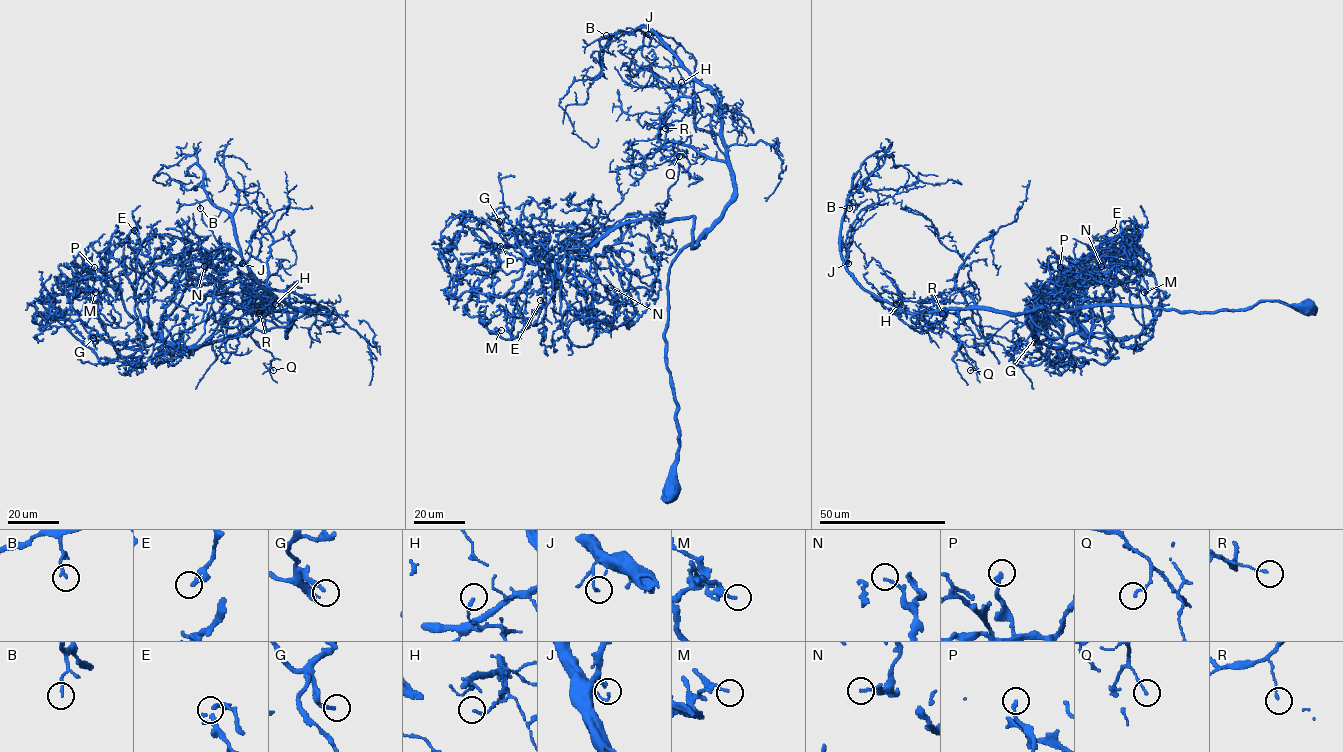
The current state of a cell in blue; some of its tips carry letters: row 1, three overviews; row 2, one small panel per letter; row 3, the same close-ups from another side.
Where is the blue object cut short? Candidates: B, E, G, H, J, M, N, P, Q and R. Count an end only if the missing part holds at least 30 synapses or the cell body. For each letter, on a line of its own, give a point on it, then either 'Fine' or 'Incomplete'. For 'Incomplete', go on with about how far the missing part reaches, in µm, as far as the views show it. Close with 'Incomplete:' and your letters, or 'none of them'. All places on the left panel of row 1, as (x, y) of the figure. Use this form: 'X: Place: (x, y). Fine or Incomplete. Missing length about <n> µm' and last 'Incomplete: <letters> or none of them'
B: Place: (200, 208). Fine
E: Place: (134, 230). Fine
G: Place: (93, 338). Incomplete. Missing length about 20 µm
H: Place: (275, 304). Fine
J: Place: (242, 263). Fine
M: Place: (95, 292). Fine
N: Place: (204, 266). Fine
P: Place: (94, 267). Fine
Q: Place: (273, 370). Fine
R: Place: (259, 313). Fine
Incomplete: G

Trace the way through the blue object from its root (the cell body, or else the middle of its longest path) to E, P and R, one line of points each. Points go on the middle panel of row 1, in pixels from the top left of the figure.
E: (670, 493), (668, 272), (705, 236), (694, 247), (693, 217), (617, 224), (560, 276), (534, 261), (540, 300)
P: (670, 493), (668, 272), (705, 236), (694, 247), (693, 217), (617, 224), (560, 276), (500, 246)
R: (670, 493), (678, 432), (664, 335), (668, 268), (712, 229), (733, 185), (719, 135), (675, 105), (665, 128)

